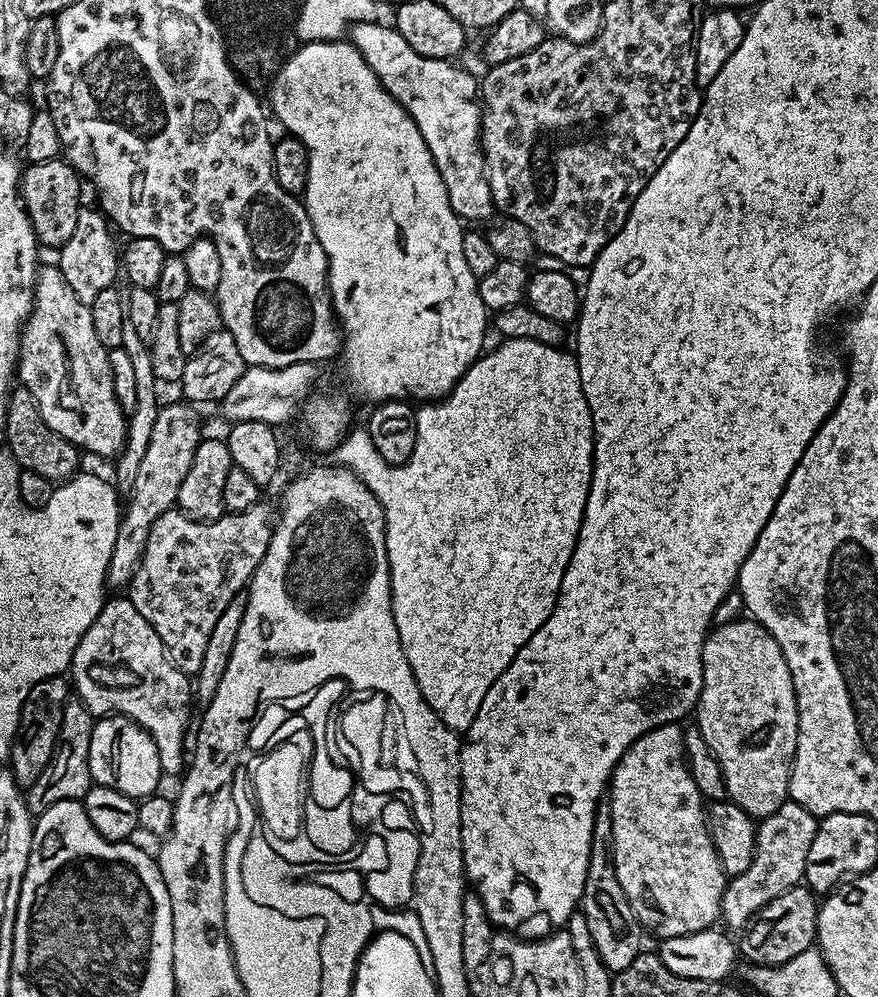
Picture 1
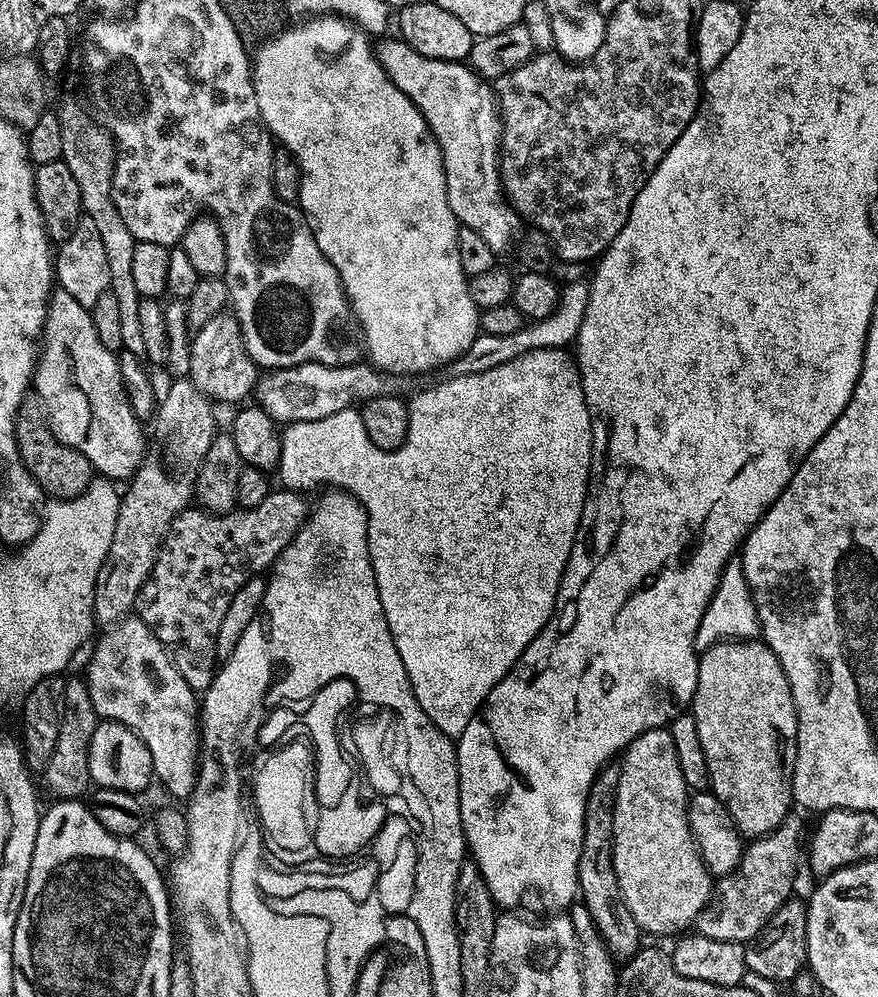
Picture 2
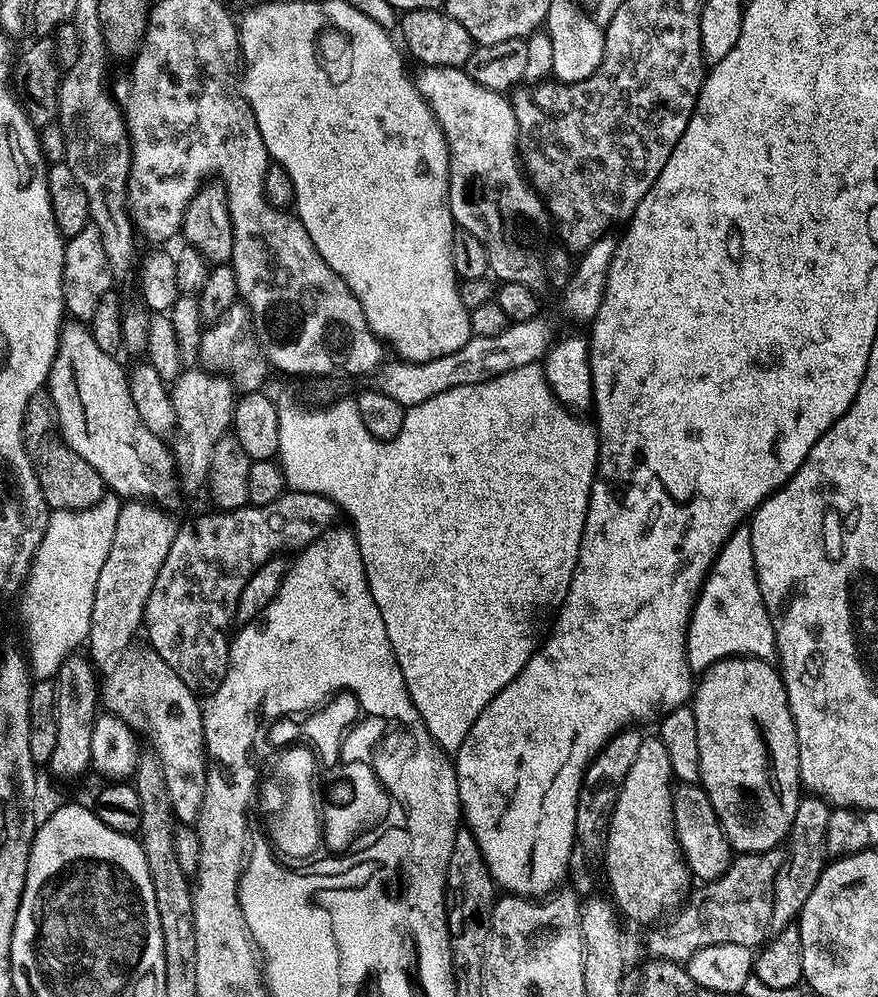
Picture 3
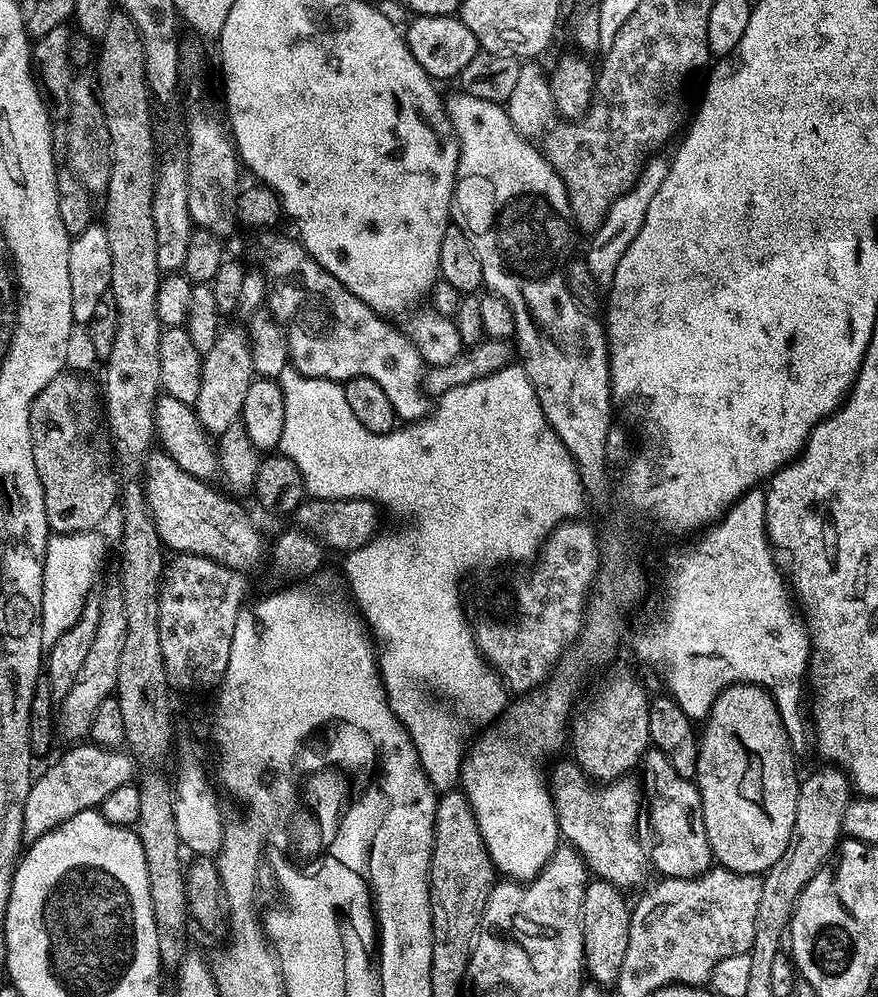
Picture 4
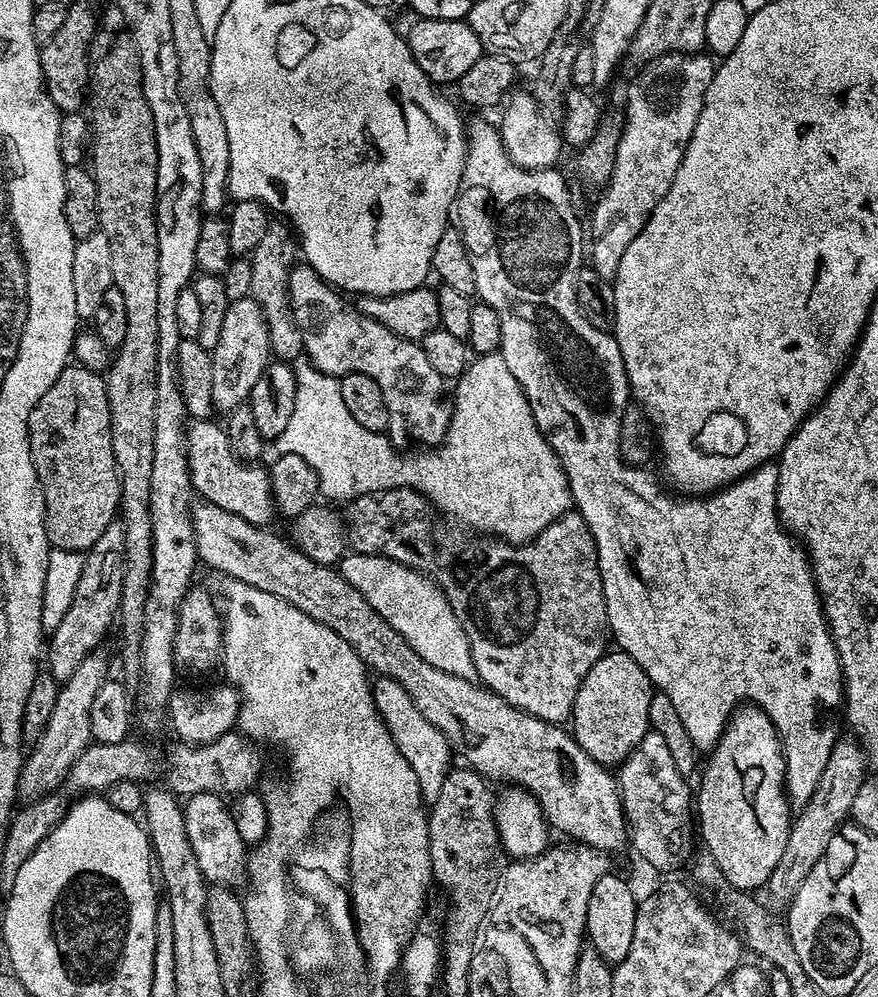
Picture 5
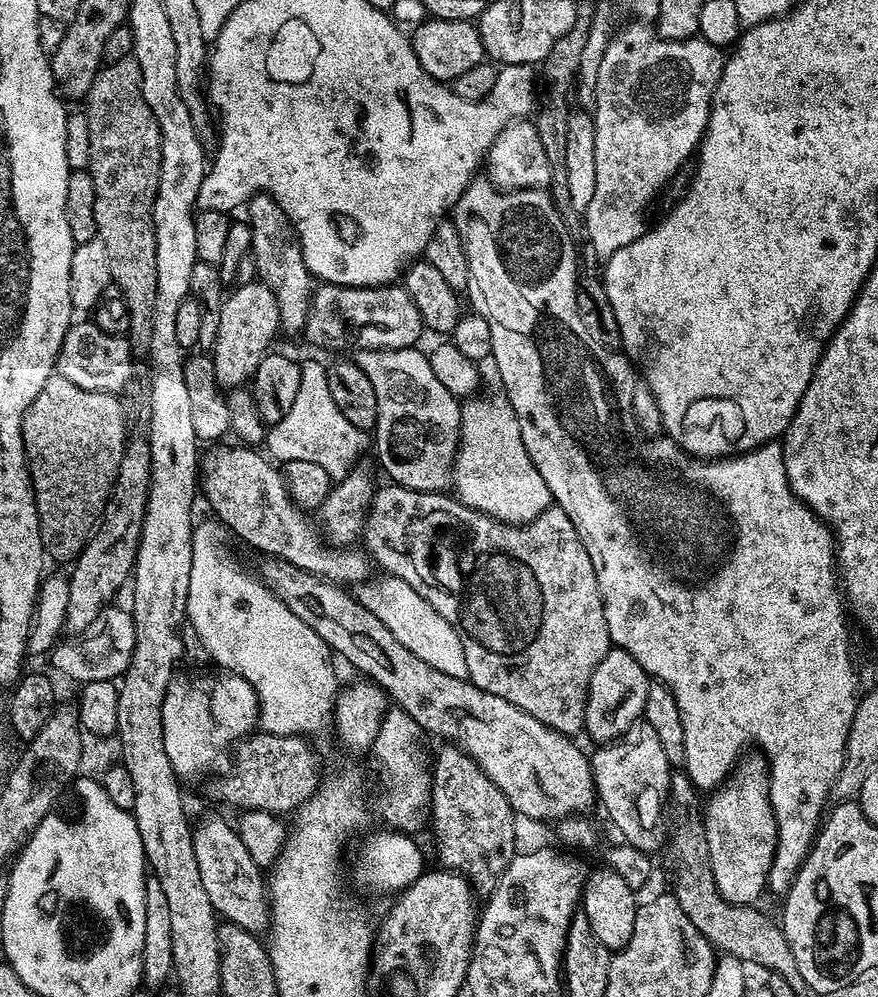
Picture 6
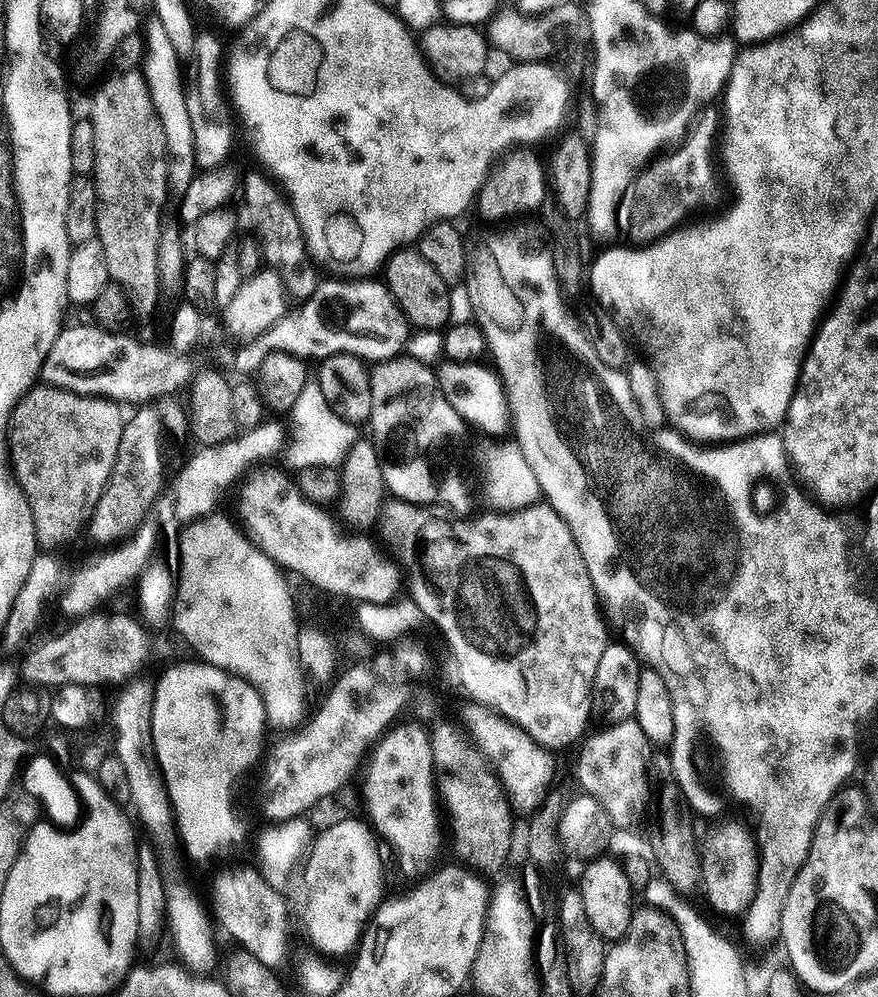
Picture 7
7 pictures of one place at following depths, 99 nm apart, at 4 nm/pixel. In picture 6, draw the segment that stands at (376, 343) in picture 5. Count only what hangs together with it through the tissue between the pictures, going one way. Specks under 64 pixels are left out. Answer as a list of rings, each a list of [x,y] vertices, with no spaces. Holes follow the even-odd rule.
[[[415,347],[402,349],[381,349],[380,351],[360,350],[355,353],[354,359],[356,365],[362,370],[362,374],[366,374],[370,378],[370,383],[374,386],[374,394],[378,394],[378,418],[374,435],[376,435],[376,456],[380,459],[380,464],[384,467],[387,478],[393,484],[401,484],[403,488],[410,490],[418,490],[419,492],[441,492],[449,487],[452,479],[452,461],[456,458],[456,449],[460,442],[460,418],[462,415],[462,404],[457,397],[450,394],[450,390],[446,390],[446,386],[442,386],[442,382],[438,382],[438,374],[434,374],[434,370],[430,370],[430,362],[427,355],[422,351],[418,352]]]

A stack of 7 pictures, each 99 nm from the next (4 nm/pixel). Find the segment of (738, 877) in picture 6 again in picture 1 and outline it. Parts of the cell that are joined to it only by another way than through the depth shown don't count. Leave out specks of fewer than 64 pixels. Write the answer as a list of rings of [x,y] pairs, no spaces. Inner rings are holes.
[[[737,618],[716,624],[704,638],[702,646],[702,690],[694,709],[695,727],[699,728],[706,746],[718,758],[728,791],[727,799],[753,818],[774,814],[778,806],[789,799],[788,787],[792,777],[792,759],[798,738],[798,710],[790,666],[774,642],[774,638],[757,620]]]

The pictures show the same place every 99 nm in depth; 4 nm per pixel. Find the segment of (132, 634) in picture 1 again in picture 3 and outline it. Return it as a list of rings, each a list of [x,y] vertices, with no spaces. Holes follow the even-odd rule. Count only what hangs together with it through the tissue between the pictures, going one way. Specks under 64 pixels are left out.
[[[145,650],[140,652],[137,656],[129,655],[126,662],[121,662],[116,665],[107,673],[108,677],[103,677],[102,680],[102,704],[104,704],[111,715],[122,718],[125,724],[133,730],[141,730],[142,728],[152,738],[154,750],[159,754],[160,761],[162,762],[162,772],[166,774],[166,794],[170,794],[170,806],[172,812],[176,815],[177,821],[184,826],[192,826],[199,821],[200,811],[202,810],[202,802],[206,798],[206,790],[208,789],[208,774],[210,771],[210,757],[204,746],[204,713],[202,711],[201,701],[198,699],[195,692],[192,692],[187,686],[186,682],[182,682],[182,678],[178,678],[178,674],[174,674],[174,670],[170,670],[170,666],[166,666],[166,662],[162,662],[162,658],[157,652]]]

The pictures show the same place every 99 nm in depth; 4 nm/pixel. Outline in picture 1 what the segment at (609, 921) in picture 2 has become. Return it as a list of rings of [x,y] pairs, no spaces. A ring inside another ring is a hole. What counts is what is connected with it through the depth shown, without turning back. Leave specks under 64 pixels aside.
[[[601,802],[596,807],[594,830],[590,842],[590,862],[586,870],[586,886],[579,907],[583,911],[586,922],[590,922],[590,938],[594,938],[598,958],[602,958],[602,962],[613,974],[626,970],[626,966],[630,966],[630,962],[634,962],[634,958],[642,951],[642,944],[640,944],[642,925],[622,890],[622,882],[618,882],[618,870],[614,866],[612,805],[608,802]]]

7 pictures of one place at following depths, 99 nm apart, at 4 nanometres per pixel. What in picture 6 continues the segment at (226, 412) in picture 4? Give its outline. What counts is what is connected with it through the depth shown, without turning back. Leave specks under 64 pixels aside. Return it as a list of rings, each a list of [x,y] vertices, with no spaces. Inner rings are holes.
[[[262,283],[242,284],[227,293],[222,314],[218,318],[216,344],[210,349],[214,374],[220,387],[231,390],[247,385],[258,370],[262,358],[273,347],[272,339],[281,331],[278,302]],[[272,344],[272,345],[271,345]]]

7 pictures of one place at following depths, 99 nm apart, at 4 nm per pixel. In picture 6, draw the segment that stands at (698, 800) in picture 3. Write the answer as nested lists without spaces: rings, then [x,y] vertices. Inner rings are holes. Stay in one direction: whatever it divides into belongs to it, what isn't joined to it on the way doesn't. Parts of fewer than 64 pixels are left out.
[[[644,726],[639,732],[640,737],[625,752],[620,752],[621,745],[616,742],[597,747],[596,753],[591,753],[590,763],[599,803],[604,803],[609,818],[624,835],[621,837],[638,850],[652,854],[660,844],[660,819],[666,816],[666,805],[670,800],[668,787],[672,784],[673,769],[654,730]]]

